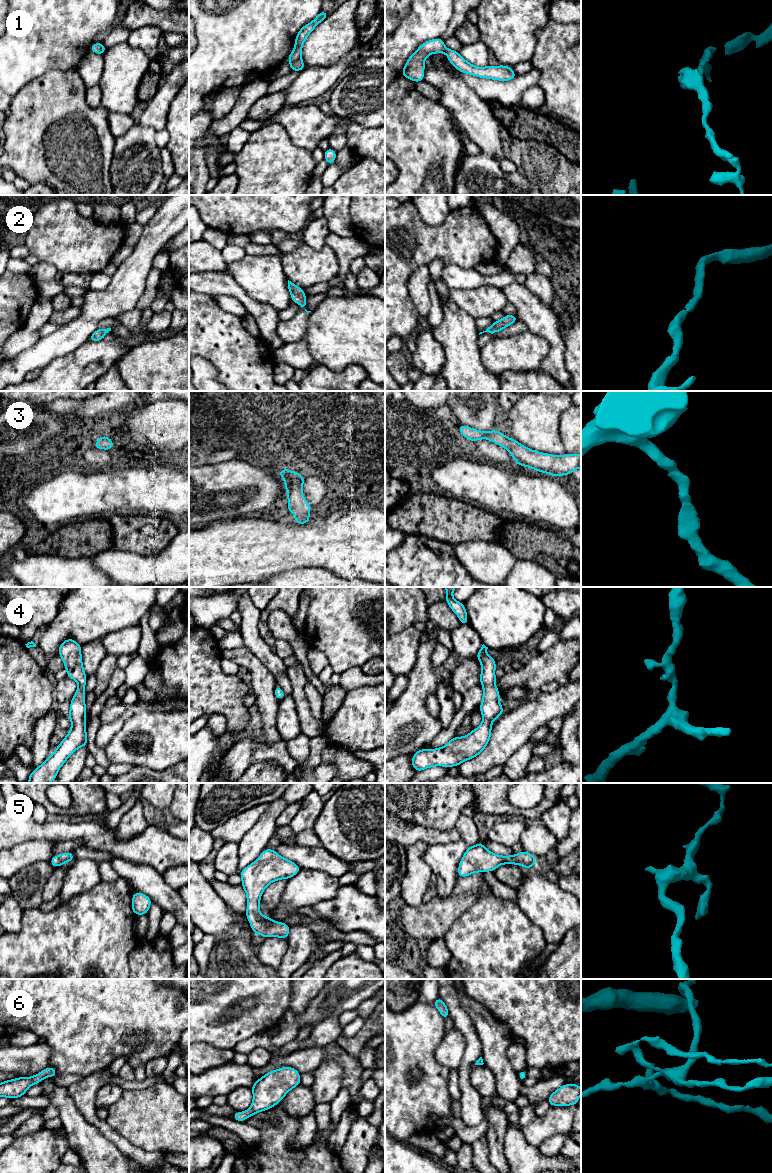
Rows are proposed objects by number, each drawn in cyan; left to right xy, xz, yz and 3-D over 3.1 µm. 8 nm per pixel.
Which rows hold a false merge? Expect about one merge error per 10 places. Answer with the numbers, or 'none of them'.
1

